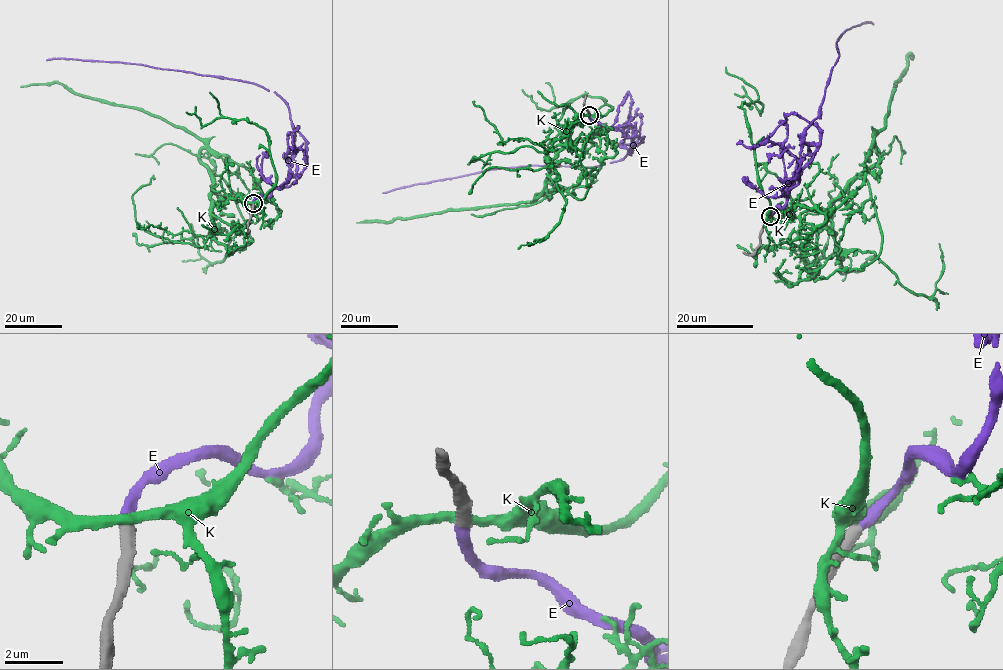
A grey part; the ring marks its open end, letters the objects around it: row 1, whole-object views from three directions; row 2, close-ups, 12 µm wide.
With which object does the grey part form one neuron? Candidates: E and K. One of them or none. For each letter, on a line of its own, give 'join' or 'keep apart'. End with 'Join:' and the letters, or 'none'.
E: join
K: keep apart
Join: E

